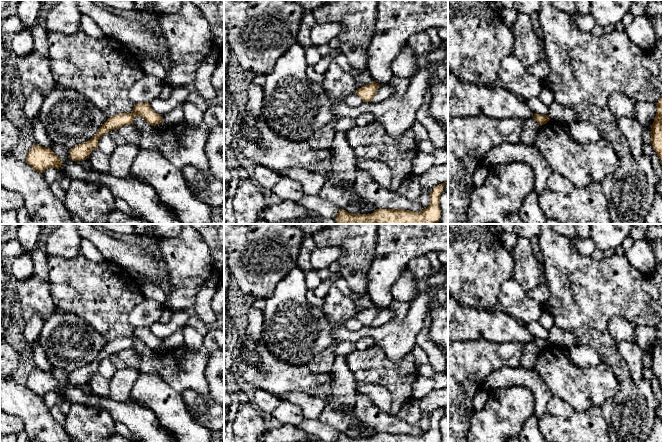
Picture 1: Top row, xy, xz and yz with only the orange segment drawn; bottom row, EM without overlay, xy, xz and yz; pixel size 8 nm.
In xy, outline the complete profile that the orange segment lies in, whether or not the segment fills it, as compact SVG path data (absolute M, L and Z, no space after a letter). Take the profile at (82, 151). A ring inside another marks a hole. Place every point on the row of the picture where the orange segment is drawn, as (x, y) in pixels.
M148 102L138 103L134 105L131 113L120 113L108 118L89 141L70 149L69 158L74 161L86 160L90 153L98 148L98 140L102 135L106 135L109 131L117 130L122 126L133 124L136 115L142 117L151 126L163 122L163 117L156 113Z

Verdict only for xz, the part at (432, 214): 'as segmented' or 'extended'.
as segmented

